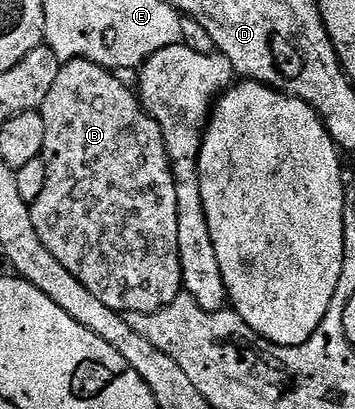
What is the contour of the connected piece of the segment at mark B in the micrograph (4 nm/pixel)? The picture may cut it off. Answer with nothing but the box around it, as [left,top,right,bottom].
[31,57,184,305]

